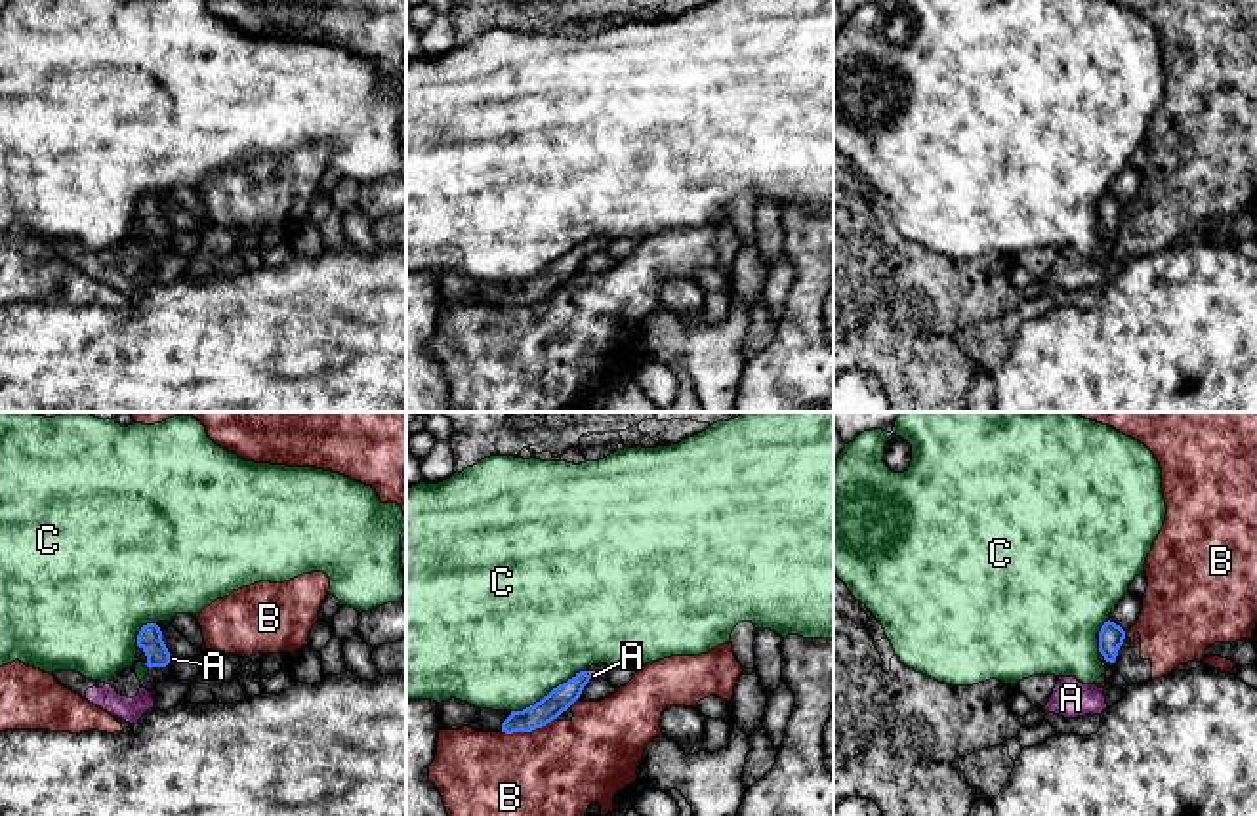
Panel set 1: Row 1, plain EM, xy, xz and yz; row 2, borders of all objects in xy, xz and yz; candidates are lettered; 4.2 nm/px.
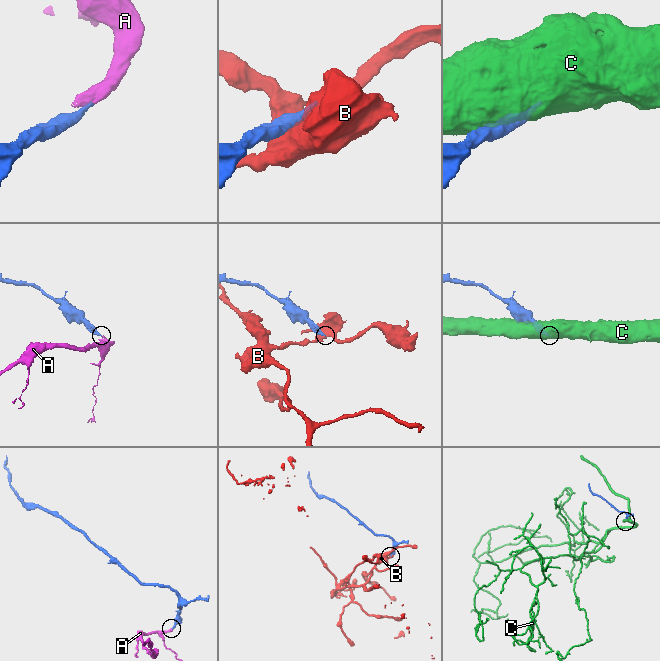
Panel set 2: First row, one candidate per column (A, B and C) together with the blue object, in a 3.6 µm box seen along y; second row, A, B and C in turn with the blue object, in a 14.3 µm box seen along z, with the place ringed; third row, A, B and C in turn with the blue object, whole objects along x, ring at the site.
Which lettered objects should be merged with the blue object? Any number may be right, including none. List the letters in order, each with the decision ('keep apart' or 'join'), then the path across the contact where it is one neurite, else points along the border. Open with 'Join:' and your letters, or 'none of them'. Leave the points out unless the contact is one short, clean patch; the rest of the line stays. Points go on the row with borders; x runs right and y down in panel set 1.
Join: A
A: join; runs through xy (149, 639), (168, 656), (172, 658)
B: keep apart
C: keep apart

